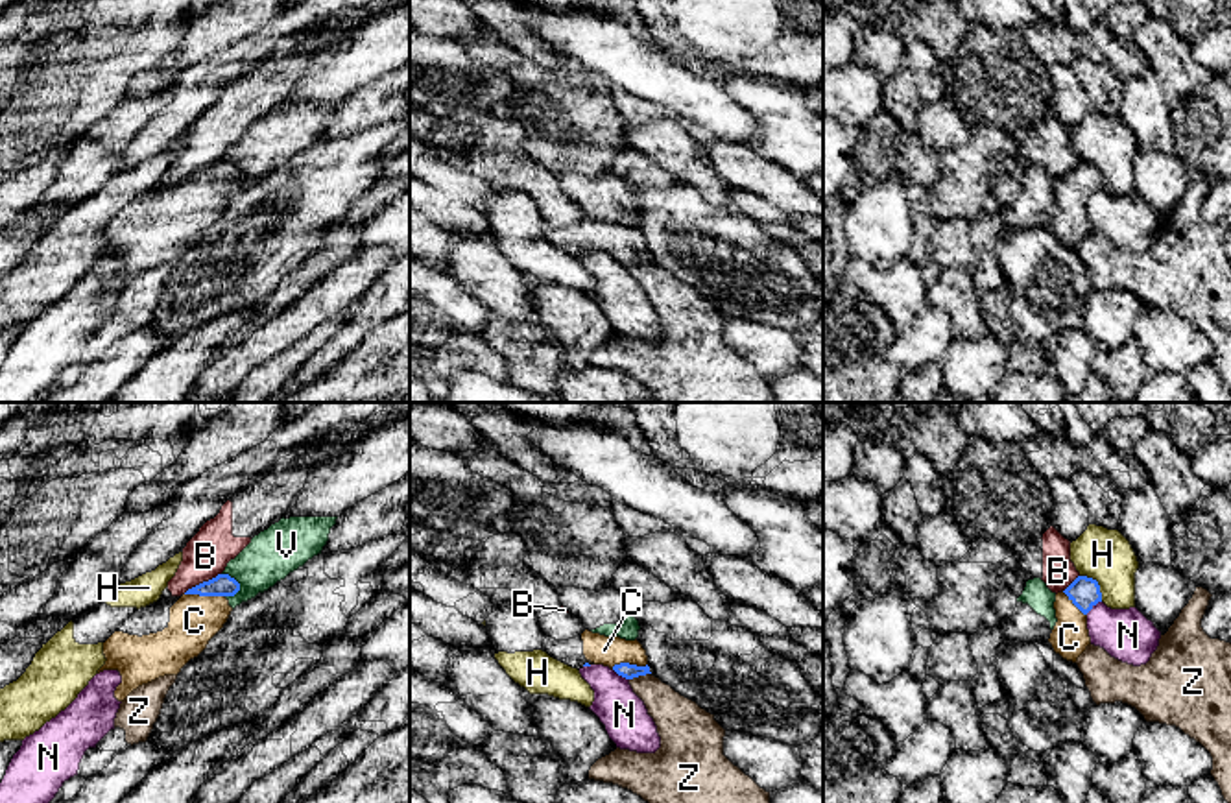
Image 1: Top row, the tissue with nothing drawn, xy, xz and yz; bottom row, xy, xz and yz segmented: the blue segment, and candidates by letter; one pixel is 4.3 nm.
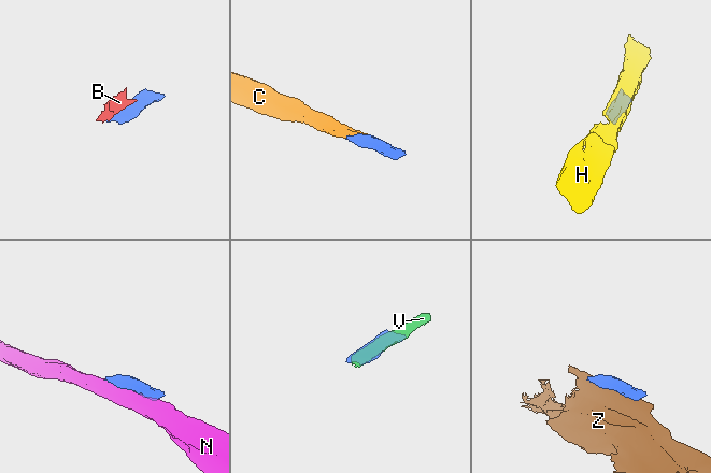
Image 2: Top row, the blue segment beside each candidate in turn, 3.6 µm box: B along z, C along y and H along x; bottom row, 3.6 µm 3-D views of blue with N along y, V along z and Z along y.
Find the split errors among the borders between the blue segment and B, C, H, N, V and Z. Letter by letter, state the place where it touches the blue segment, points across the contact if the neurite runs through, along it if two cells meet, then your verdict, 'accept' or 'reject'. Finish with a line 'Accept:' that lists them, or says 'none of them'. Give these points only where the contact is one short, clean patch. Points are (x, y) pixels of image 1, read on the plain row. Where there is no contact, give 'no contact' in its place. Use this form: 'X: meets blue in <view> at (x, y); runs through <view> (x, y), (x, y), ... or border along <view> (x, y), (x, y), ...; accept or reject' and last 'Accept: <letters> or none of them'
B: meets blue in xy at (203, 168); border along xy (220, 159), (183, 179); reject
C: meets blue in xy at (205, 181); runs through xy (222, 172), (205, 181), (205, 192), (194, 207); accept
H: meets blue in yz at (1097, 170); reject
N: meets blue in yz at (1093, 191); reject
V: meets blue in xy at (237, 168); reject
Z: meets blue in xz at (639, 261); reject
Accept: C

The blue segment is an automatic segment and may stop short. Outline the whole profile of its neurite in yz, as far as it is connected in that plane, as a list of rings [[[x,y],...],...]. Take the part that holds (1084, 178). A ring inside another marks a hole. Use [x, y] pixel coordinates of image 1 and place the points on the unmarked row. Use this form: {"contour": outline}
{"contour": [[[1078,162],[1065,177],[1056,181],[1056,212],[1048,229],[1063,246],[1076,249],[1091,233],[1087,199],[1102,188],[1096,166]]]}

